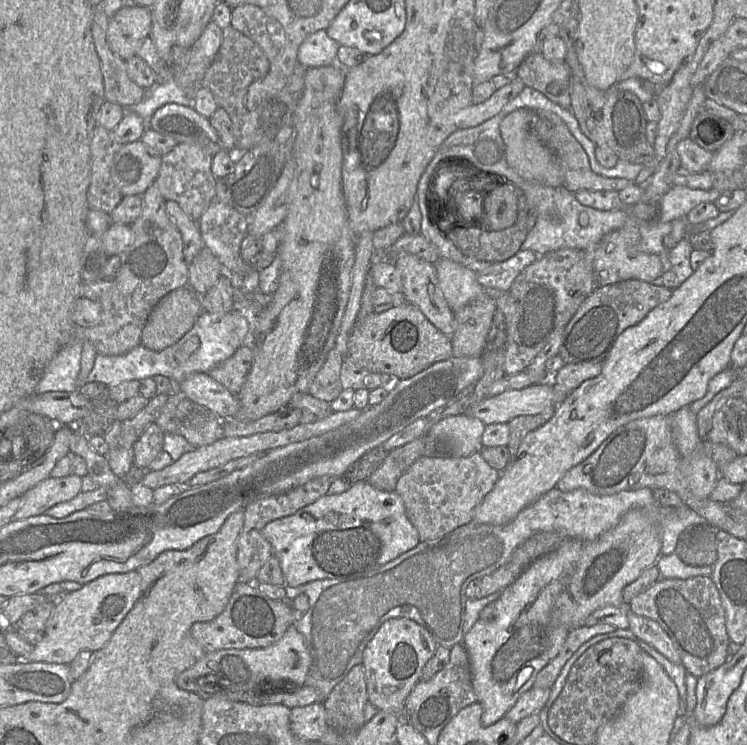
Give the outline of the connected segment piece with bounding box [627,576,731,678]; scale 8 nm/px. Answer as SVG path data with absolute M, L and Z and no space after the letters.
M711 576L688 579L660 577L627 605L634 614L652 619L662 627L677 649L687 673L699 678L728 659L731 640L725 626L724 608Z

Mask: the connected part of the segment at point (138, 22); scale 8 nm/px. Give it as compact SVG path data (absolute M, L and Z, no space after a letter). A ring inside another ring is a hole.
M127 4L109 19L107 42L111 50L127 62L137 54L139 45L150 37L152 9Z

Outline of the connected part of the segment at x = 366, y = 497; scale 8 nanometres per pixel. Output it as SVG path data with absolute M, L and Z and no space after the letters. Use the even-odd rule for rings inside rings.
M367 480L352 484L341 494L326 494L293 515L269 522L262 533L279 560L285 584L291 587L321 579L365 576L420 542L399 494L377 490Z

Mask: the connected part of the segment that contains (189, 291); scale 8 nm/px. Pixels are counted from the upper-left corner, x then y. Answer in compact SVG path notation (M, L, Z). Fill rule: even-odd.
M188 285L170 291L149 314L141 345L153 351L174 345L192 328L203 310L201 296Z

